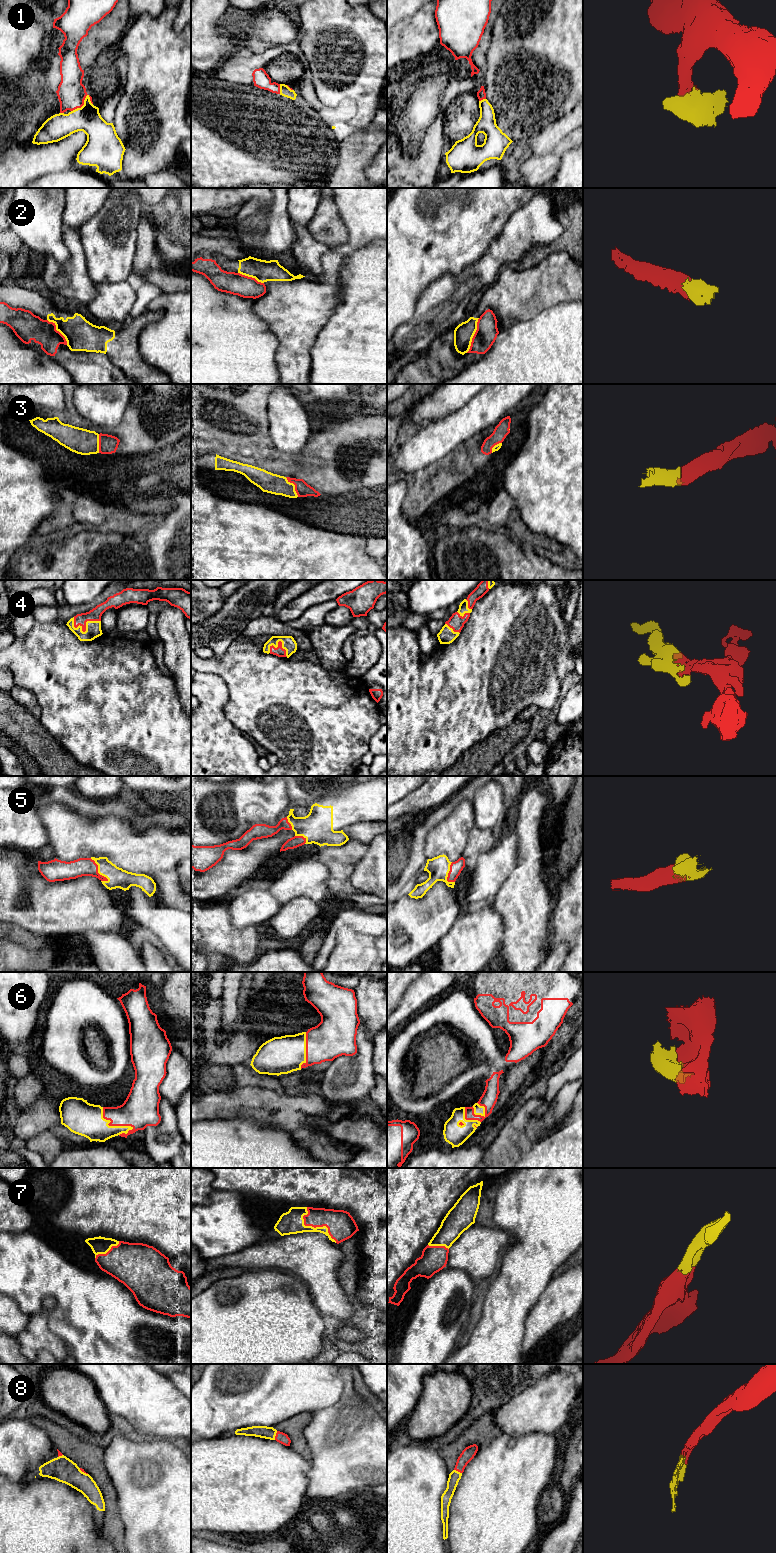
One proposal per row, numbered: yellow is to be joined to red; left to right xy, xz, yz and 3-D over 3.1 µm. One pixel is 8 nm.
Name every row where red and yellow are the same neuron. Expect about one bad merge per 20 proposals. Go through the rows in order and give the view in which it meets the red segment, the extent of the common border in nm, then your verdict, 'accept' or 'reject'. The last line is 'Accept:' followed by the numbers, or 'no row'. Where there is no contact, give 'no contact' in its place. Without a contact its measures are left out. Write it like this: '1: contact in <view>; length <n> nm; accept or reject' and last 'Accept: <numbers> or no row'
1: contact in xy; length 200 nm; accept
2: contact in yz; length 300 nm; reject
3: contact in xz; length 190 nm; accept
4: contact in xy; length 220 nm; accept
5: contact in xy; length 240 nm; accept
6: contact in xy; length 300 nm; accept
7: contact in xz; length 380 nm; accept
8: contact in xz; length 80 nm; accept
Accept: 1, 3, 4, 5, 6, 7, 8

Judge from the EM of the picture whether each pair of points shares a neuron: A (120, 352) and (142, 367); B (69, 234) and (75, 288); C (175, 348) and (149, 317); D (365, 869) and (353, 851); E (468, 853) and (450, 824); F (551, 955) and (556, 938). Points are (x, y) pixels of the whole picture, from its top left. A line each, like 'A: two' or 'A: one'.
A: one
B: one
C: two
D: two
E: two
F: two

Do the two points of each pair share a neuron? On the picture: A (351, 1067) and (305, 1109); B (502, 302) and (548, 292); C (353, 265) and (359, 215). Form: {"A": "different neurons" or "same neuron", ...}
{"A": "different neurons", "B": "same neuron", "C": "different neurons"}

